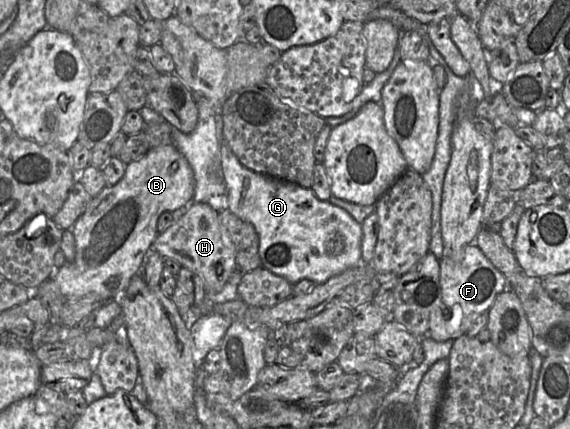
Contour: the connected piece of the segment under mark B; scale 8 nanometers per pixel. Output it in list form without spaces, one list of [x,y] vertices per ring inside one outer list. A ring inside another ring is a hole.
[[[174,145],[150,149],[140,160],[126,165],[123,177],[113,186],[104,187],[93,197],[85,212],[72,227],[75,239],[75,260],[55,270],[53,279],[66,300],[87,295],[118,300],[129,286],[131,278],[140,273],[144,258],[158,235],[157,221],[163,212],[173,212],[193,201],[194,175],[188,160]]]

